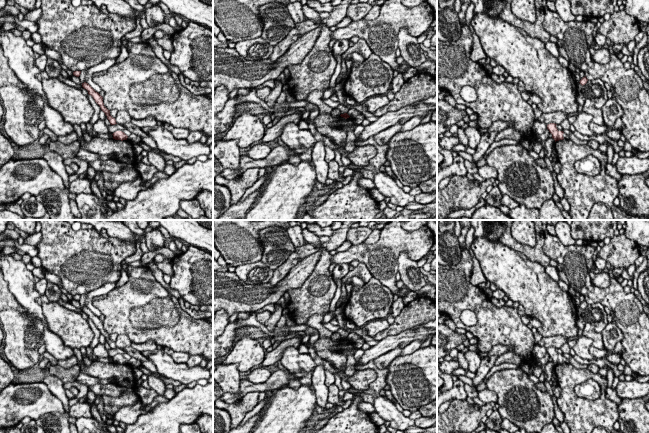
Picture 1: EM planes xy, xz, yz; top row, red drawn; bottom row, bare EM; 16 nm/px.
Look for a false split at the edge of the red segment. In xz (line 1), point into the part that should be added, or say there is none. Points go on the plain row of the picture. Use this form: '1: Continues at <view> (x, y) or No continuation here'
1: No continuation here

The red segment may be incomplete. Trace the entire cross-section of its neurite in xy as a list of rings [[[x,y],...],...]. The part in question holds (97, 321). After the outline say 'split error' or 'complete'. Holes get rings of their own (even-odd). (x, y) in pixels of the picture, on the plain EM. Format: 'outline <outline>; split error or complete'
outline [[[86,306],[82,307],[82,311],[88,315],[88,318],[91,319],[91,320],[93,321],[93,323],[95,324],[95,326],[100,330],[101,334],[102,334],[102,335],[105,337],[105,339],[107,340],[107,343],[109,344],[110,348],[111,348],[111,349],[117,348],[115,342],[113,342],[113,341],[110,339],[110,334],[108,334],[108,333],[104,330],[103,321],[102,321],[98,316],[96,316],[96,315],[95,315],[88,307],[86,307]]]; complete

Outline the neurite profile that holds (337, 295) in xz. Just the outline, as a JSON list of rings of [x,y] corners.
[[[337,279],[335,282],[337,284],[337,290],[336,290],[334,298],[332,299],[331,304],[330,304],[330,313],[333,313],[337,309],[336,305],[341,297],[341,283],[342,283],[341,279]]]

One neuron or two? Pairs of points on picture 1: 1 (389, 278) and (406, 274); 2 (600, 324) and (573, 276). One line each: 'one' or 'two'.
1: two
2: two

